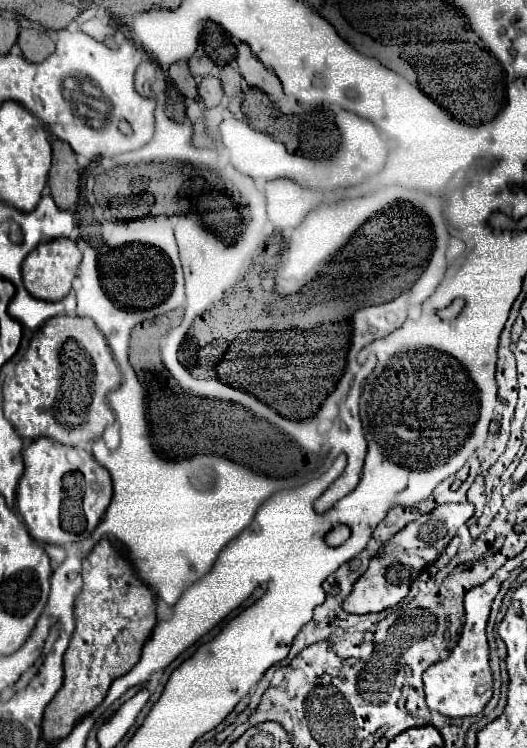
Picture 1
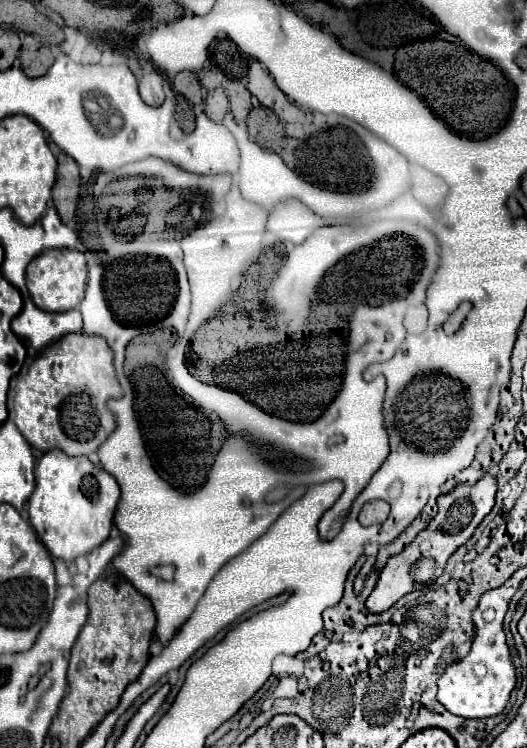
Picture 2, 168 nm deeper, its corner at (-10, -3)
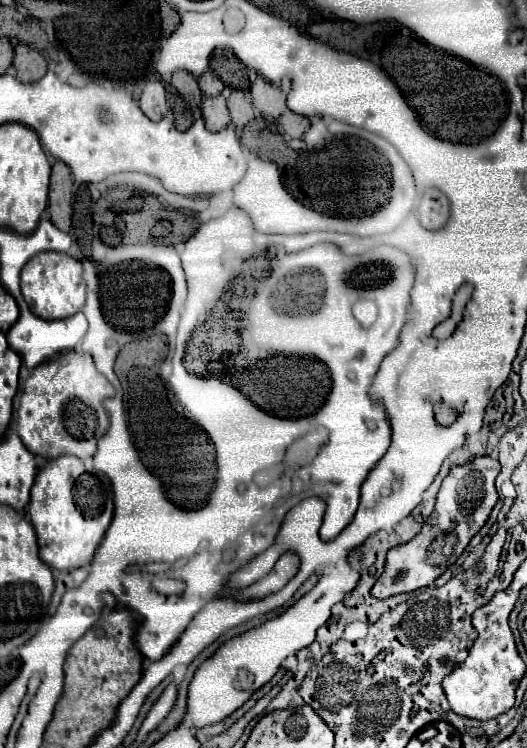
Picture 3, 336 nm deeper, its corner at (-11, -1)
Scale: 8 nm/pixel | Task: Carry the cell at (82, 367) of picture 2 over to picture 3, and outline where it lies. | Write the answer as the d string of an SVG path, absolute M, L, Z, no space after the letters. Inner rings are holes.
M64 350L38 364L24 382L16 420L18 436L32 454L44 458L58 458L60 454L78 458L94 456L98 440L110 426L110 416L102 406L110 396L114 396L114 386L96 370L92 356Z

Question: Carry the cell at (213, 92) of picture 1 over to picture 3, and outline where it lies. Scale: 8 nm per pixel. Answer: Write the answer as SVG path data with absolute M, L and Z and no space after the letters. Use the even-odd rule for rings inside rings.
M222 94L218 96L204 96L202 100L202 116L208 126L208 130L218 132L230 124L230 114L226 108L226 98Z

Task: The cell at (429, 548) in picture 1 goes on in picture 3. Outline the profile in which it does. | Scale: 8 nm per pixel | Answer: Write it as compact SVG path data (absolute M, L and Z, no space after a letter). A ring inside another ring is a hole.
M476 456L474 462L452 468L442 482L434 512L410 542L396 546L388 552L384 572L372 586L370 594L374 598L384 600L394 594L414 592L422 586L432 584L438 576L442 576L460 558L470 538L484 526L488 514L498 502L498 494L494 488L494 480L498 472L500 472L500 464L496 458L490 456Z

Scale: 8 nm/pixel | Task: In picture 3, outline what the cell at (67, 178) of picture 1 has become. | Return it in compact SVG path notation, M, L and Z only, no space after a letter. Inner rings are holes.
M56 160L50 178L50 220L64 232L70 230L72 218L72 172L70 168Z

